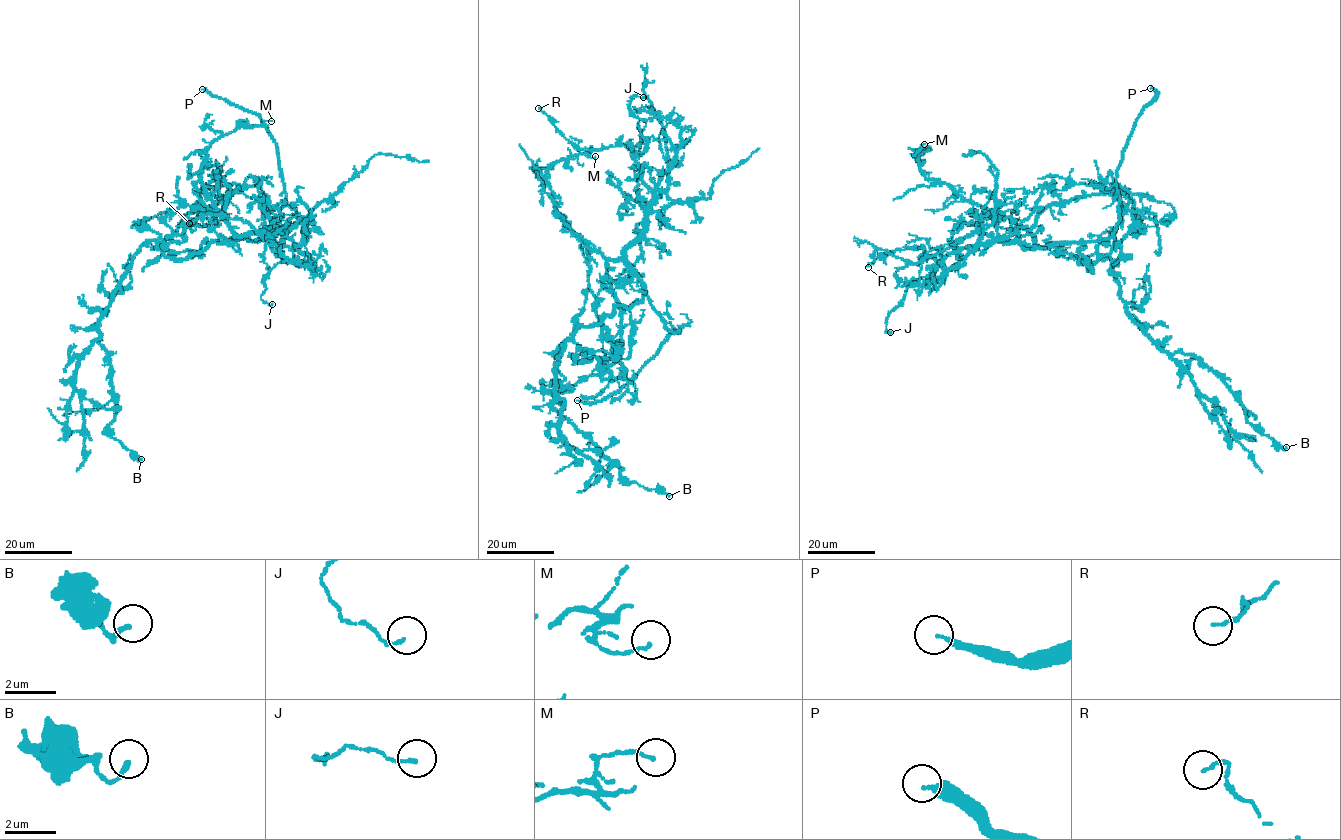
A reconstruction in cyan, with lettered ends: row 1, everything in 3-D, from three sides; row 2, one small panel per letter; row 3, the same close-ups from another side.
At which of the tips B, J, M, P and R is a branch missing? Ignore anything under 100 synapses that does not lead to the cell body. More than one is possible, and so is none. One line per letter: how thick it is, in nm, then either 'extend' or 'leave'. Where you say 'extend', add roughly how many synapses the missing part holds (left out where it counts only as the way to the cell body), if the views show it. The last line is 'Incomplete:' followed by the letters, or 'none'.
B: 170 nm thick; leave
J: 120 nm thick; leave
M: 120 nm thick; leave
P: 180 nm thick; extend
R: 120 nm thick; leave
Incomplete: P

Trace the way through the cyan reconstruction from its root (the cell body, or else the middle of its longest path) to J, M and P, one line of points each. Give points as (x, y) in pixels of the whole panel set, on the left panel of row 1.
J: (191, 255), (214, 241), (247, 236), (238, 235), (283, 232), (315, 269), (278, 262), (260, 297), (272, 304)
M: (191, 255), (214, 241), (247, 236), (235, 236), (208, 195), (200, 174), (206, 150), (238, 127), (271, 121)
P: (191, 255), (214, 241), (243, 237), (257, 241), (279, 214), (285, 197), (277, 147), (261, 118), (202, 89)

